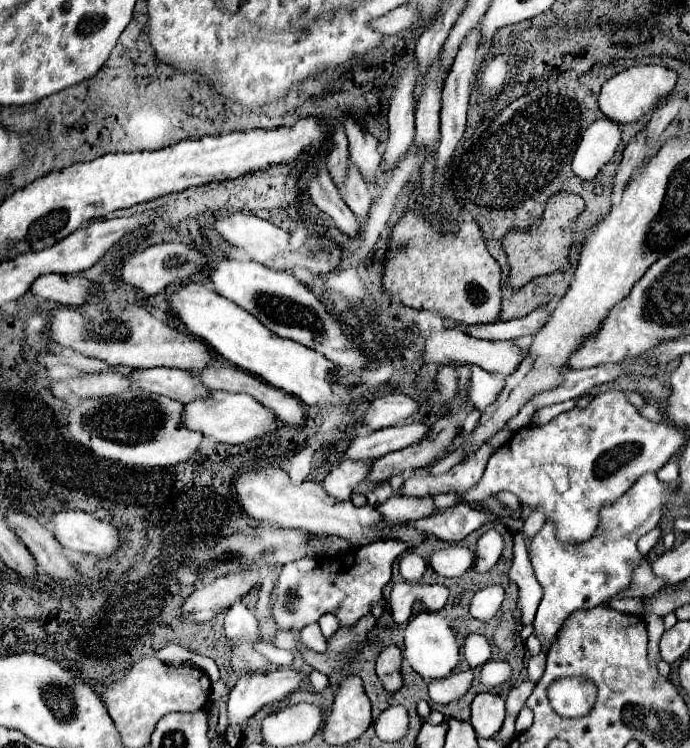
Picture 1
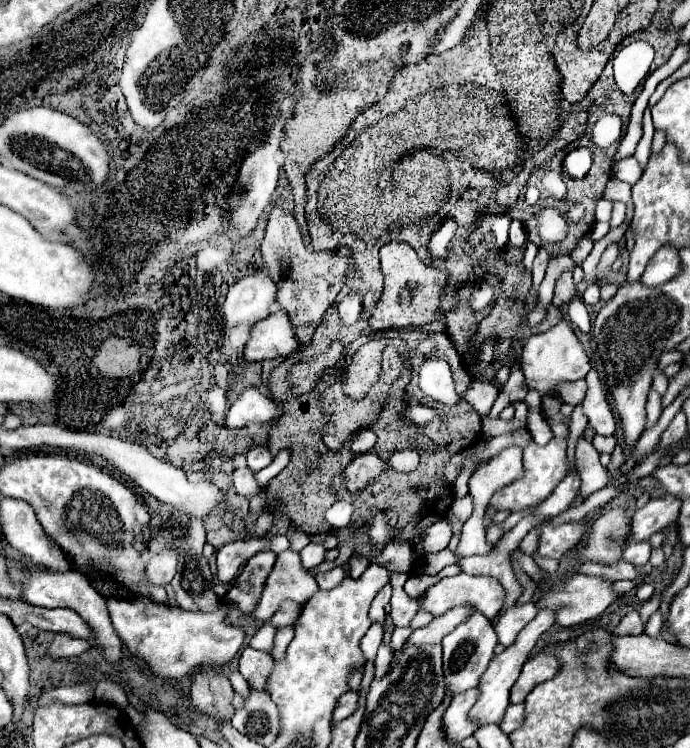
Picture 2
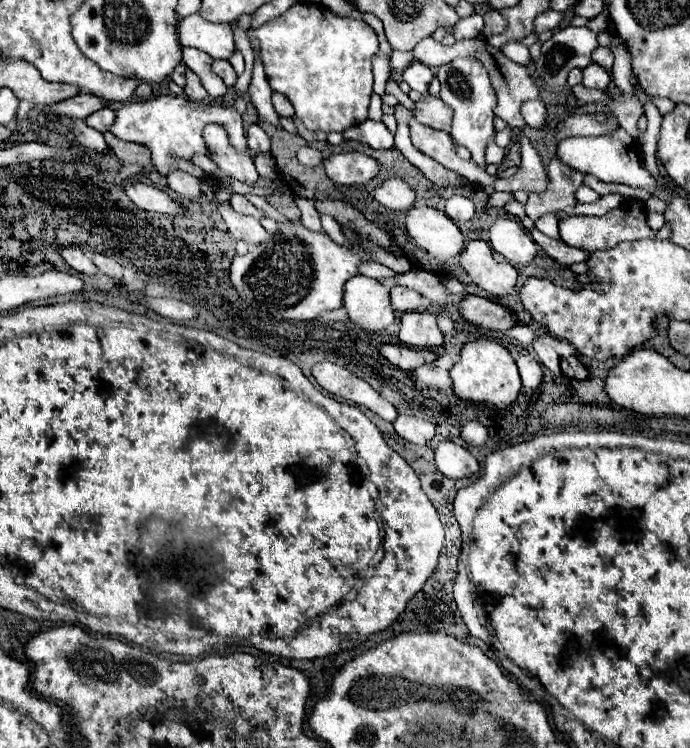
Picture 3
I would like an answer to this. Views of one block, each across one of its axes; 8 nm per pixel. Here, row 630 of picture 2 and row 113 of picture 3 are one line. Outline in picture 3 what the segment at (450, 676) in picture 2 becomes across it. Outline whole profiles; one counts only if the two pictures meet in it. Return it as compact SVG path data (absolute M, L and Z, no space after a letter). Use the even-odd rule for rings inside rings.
M460 58L450 64L444 64L436 72L442 88L440 98L452 108L452 128L450 134L456 140L458 146L464 146L470 150L472 160L480 166L484 164L484 150L490 142L494 142L494 106L496 106L496 94L490 86L488 72L476 58Z

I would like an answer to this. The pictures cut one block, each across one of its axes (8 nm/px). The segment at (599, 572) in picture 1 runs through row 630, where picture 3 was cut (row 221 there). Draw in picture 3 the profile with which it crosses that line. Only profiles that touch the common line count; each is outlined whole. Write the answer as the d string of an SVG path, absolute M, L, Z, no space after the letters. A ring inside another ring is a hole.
M546 214L546 216L538 218L538 220L536 220L536 228L538 228L542 234L546 234L546 236L550 236L550 238L554 238L554 240L560 238L558 218L556 218L554 214Z

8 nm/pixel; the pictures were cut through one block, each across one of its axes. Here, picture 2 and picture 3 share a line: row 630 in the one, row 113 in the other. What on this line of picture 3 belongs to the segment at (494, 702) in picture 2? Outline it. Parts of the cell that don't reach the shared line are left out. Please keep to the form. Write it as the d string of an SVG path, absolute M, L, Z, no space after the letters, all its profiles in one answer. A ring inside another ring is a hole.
M526 100L522 104L522 118L532 128L544 128L546 126L546 108L540 100Z

